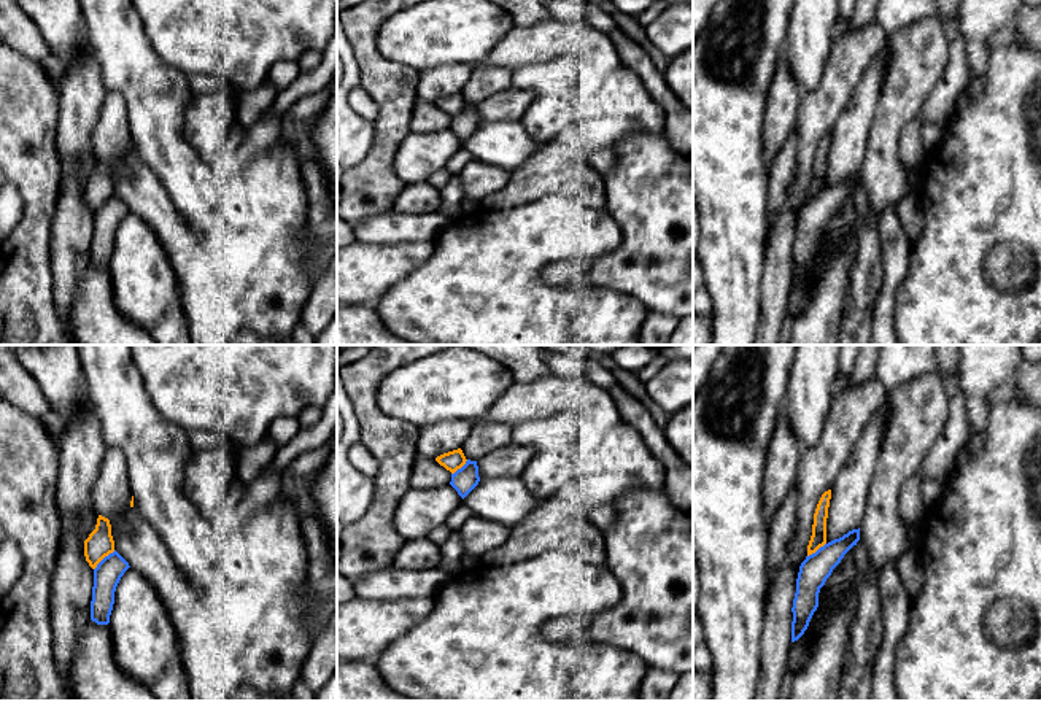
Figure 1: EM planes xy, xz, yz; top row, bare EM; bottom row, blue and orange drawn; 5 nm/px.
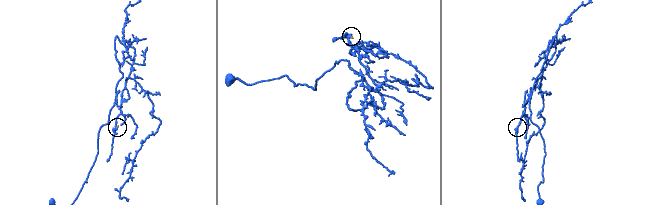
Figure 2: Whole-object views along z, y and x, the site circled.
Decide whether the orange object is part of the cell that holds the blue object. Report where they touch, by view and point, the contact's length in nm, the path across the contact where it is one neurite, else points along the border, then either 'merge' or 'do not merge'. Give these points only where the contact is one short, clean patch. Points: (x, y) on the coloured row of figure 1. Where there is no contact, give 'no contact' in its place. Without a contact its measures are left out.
xy (104, 558) | 150 nm | do not merge

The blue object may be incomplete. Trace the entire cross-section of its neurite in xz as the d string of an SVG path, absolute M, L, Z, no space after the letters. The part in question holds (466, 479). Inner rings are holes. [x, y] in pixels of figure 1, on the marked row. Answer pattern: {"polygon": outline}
{"polygon": "M467 459L466 464L451 474L450 485L464 499L480 482L477 461Z"}

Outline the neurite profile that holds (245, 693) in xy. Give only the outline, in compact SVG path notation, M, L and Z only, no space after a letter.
M246 684L238 688L237 701L296 701L292 695L261 693Z

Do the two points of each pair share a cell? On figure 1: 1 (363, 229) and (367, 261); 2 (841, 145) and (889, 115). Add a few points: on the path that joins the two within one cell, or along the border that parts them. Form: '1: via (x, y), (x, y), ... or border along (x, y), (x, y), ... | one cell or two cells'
1: border along (356, 239), (385, 245), (402, 242) | two cells
2: border along (882, 88), (863, 161) | two cells

